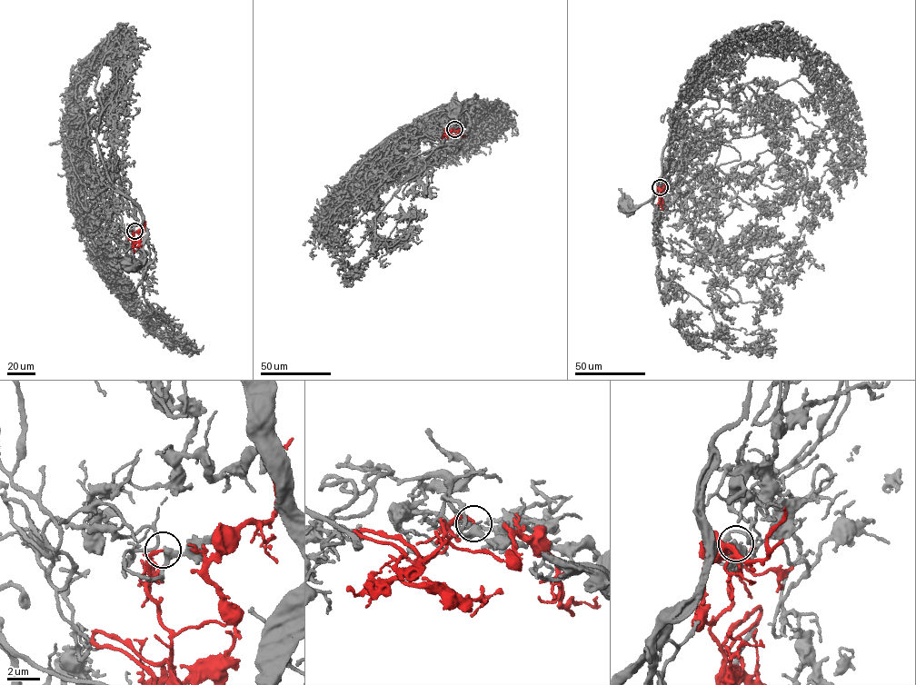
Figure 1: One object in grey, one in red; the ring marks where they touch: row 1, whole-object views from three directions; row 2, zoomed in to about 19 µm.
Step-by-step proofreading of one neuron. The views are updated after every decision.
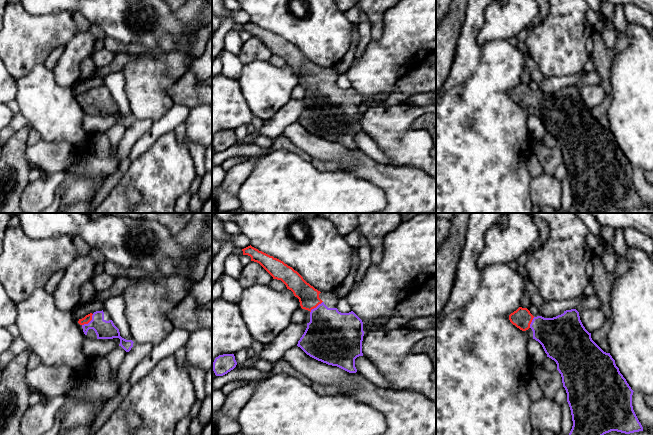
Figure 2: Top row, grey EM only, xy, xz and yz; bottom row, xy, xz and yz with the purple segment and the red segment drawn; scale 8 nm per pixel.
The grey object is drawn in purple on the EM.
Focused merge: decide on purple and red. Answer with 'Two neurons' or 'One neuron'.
One neuron

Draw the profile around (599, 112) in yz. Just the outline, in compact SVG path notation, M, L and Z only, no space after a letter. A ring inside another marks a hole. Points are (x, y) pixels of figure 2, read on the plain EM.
M608 95L604 101L591 109L592 116L606 129L610 128L610 124L607 118L607 112L611 103L612 97Z

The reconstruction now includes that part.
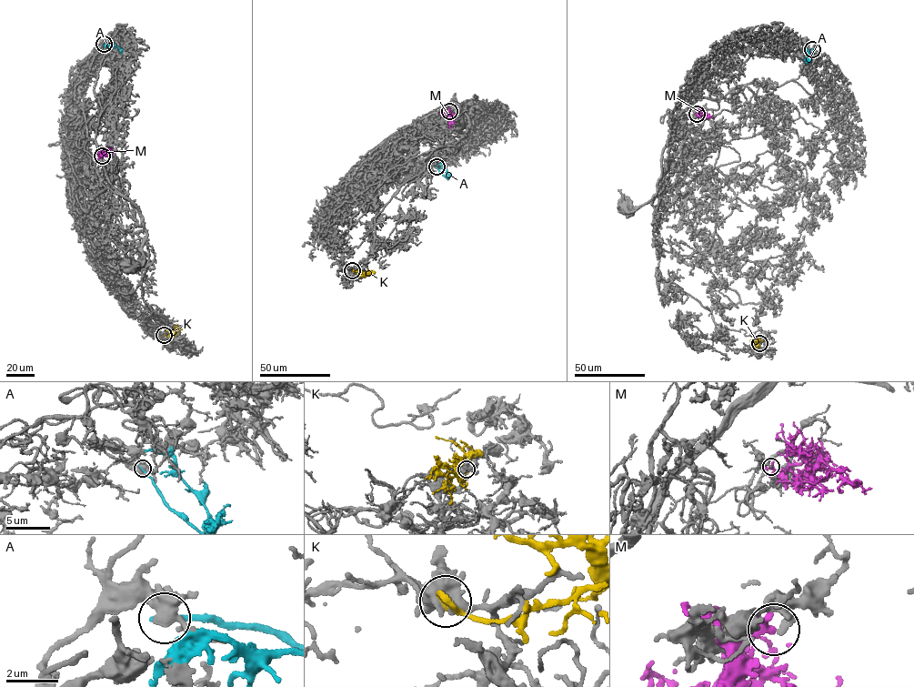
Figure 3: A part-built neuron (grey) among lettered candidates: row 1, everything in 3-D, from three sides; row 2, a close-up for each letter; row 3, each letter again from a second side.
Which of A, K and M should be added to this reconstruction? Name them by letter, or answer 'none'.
none

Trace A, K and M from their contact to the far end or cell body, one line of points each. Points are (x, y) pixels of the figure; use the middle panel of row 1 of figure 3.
A: (436, 166), (446, 177), (446, 172), (436, 164)
K: (352, 270), (362, 271), (359, 272), (363, 275), (370, 271), (368, 268)
M: (449, 111), (446, 115), (451, 121), (448, 128)

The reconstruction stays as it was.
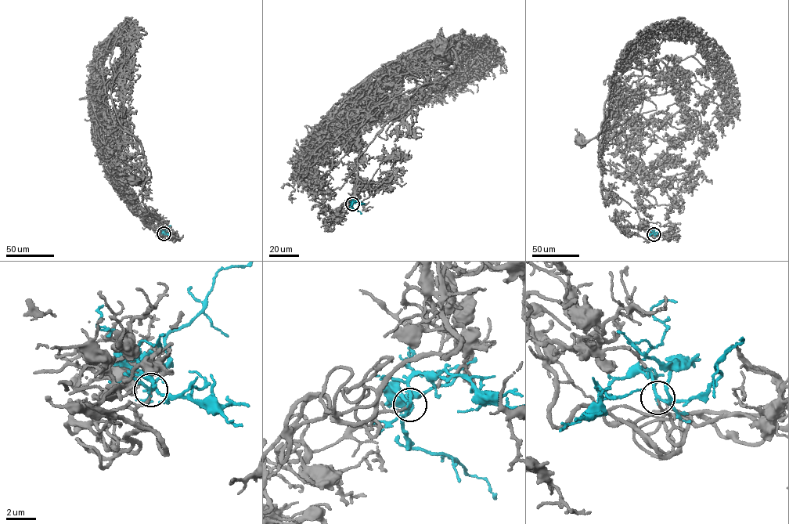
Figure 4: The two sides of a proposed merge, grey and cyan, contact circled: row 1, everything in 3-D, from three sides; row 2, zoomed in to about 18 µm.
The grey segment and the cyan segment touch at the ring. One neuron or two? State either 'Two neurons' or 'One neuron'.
One neuron

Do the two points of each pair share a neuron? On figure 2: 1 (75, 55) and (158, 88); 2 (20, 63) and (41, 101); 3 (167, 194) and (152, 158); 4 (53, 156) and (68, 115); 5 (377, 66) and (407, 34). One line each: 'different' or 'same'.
1: different
2: different
3: same
4: different
5: same

